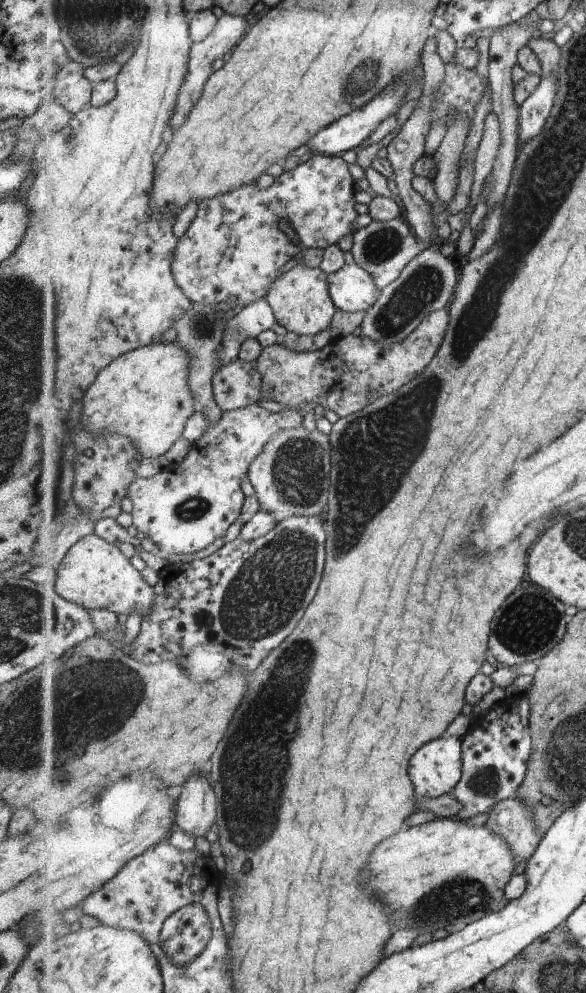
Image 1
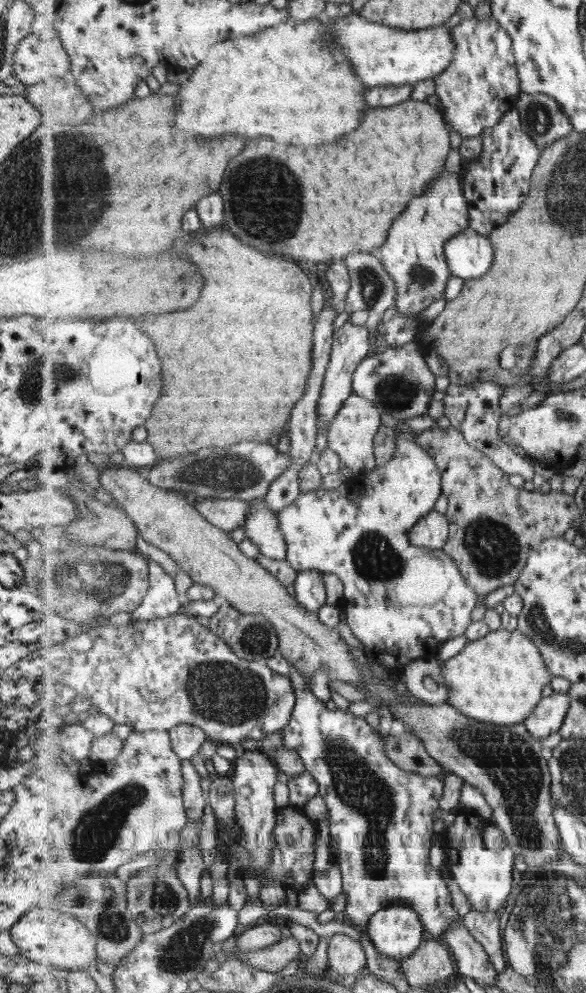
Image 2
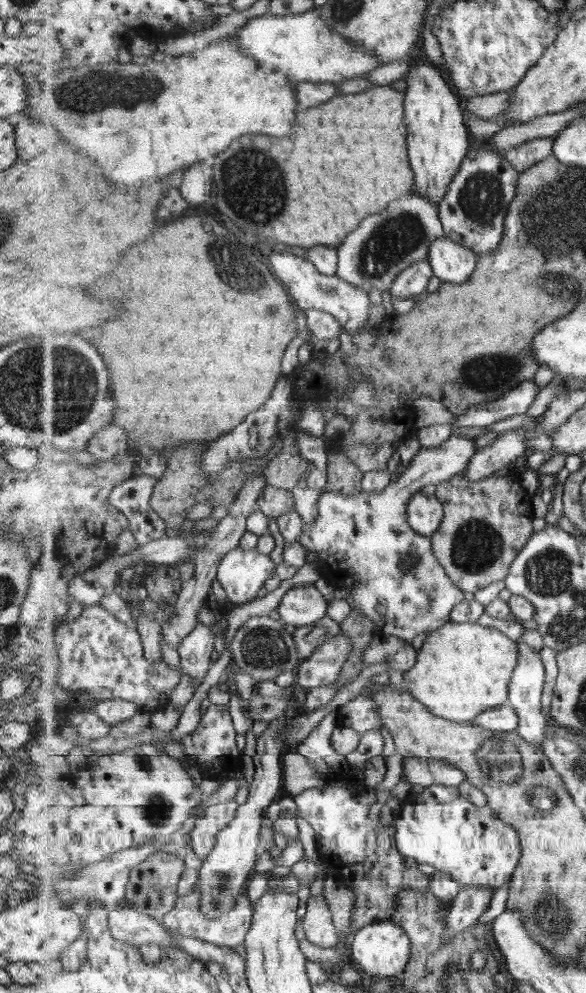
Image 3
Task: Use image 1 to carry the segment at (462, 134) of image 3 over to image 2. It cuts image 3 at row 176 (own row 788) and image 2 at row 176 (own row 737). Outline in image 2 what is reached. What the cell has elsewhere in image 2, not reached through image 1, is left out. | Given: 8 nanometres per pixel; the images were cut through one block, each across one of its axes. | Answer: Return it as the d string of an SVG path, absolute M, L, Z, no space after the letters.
M447 166L427 192L427 196L415 198L411 206L399 216L399 222L391 228L391 238L385 242L378 256L385 271L389 272L397 284L395 306L405 316L421 316L425 308L433 302L445 299L447 282L452 277L446 256L447 241L458 237L470 228L470 211L466 204L459 174L449 174Z

